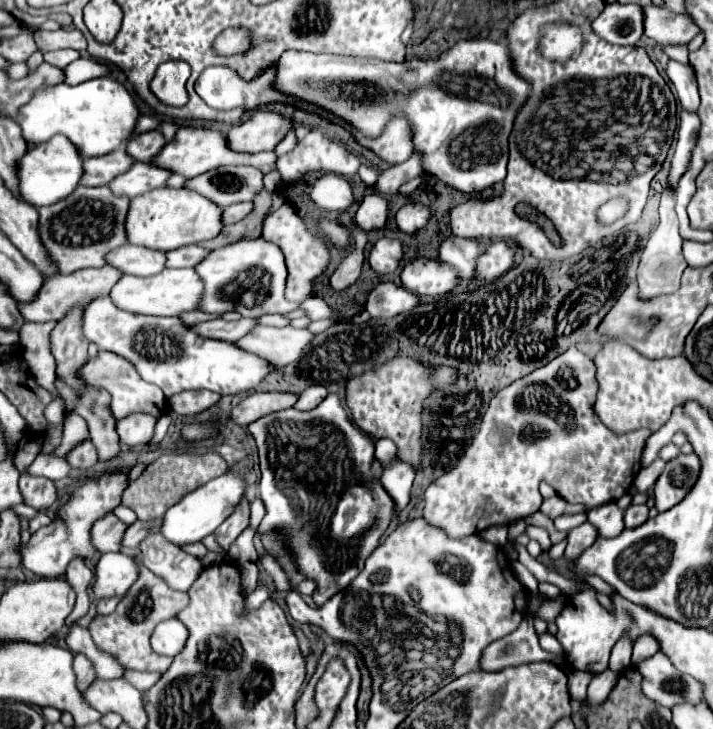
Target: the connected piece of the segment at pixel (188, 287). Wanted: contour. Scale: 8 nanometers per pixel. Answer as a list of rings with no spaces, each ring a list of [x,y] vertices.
[[[184,268],[184,270],[162,270],[156,276],[140,278],[140,276],[122,276],[112,292],[112,302],[132,314],[148,314],[148,316],[180,316],[184,312],[198,310],[198,304],[202,302],[202,278],[198,272]]]

